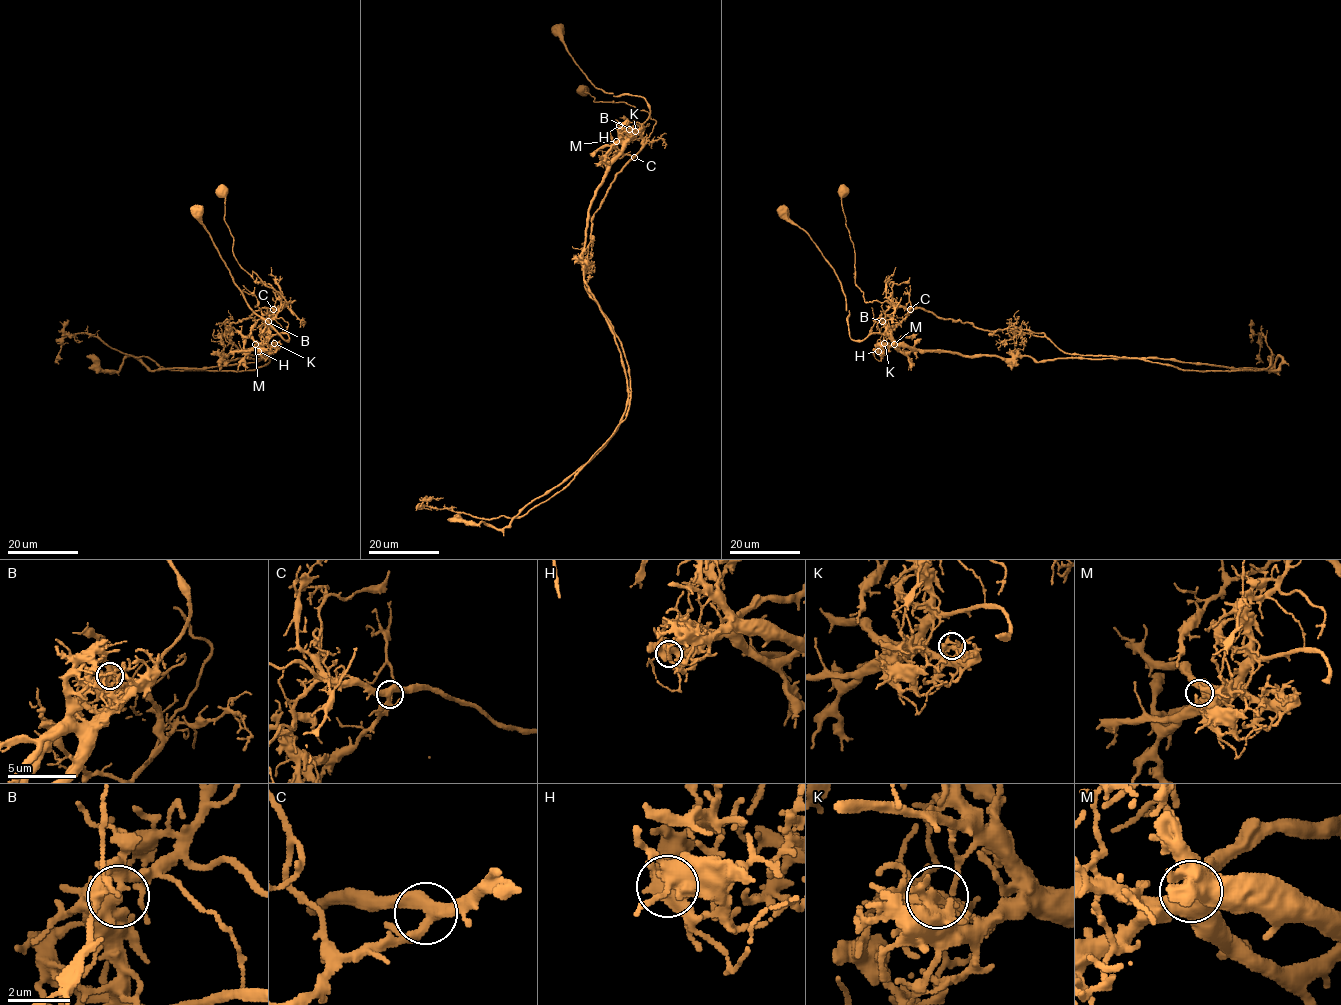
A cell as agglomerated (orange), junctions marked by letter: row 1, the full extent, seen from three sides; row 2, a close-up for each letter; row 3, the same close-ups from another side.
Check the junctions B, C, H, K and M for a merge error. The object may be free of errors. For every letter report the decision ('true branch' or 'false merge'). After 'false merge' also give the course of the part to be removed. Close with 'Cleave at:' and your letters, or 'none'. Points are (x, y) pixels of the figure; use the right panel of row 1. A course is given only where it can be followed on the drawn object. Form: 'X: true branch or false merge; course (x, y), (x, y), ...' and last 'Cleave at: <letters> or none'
B: false merge; course (881, 322), (891, 307), (928, 310), (1195, 370), (1260, 370), (1261, 333), (1256, 364)
C: true branch
H: true branch
K: true branch
M: true branch
Cleave at: B

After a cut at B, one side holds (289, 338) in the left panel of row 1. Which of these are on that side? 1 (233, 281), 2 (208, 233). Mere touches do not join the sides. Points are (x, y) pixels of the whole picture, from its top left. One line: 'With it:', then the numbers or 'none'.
With it: 1, 2

